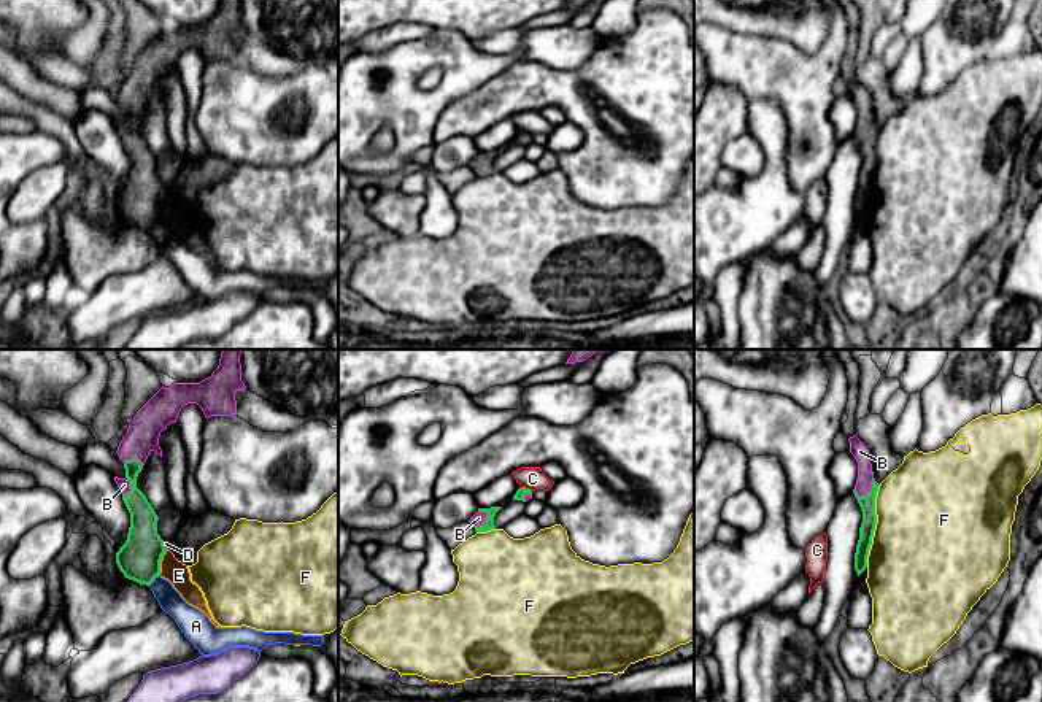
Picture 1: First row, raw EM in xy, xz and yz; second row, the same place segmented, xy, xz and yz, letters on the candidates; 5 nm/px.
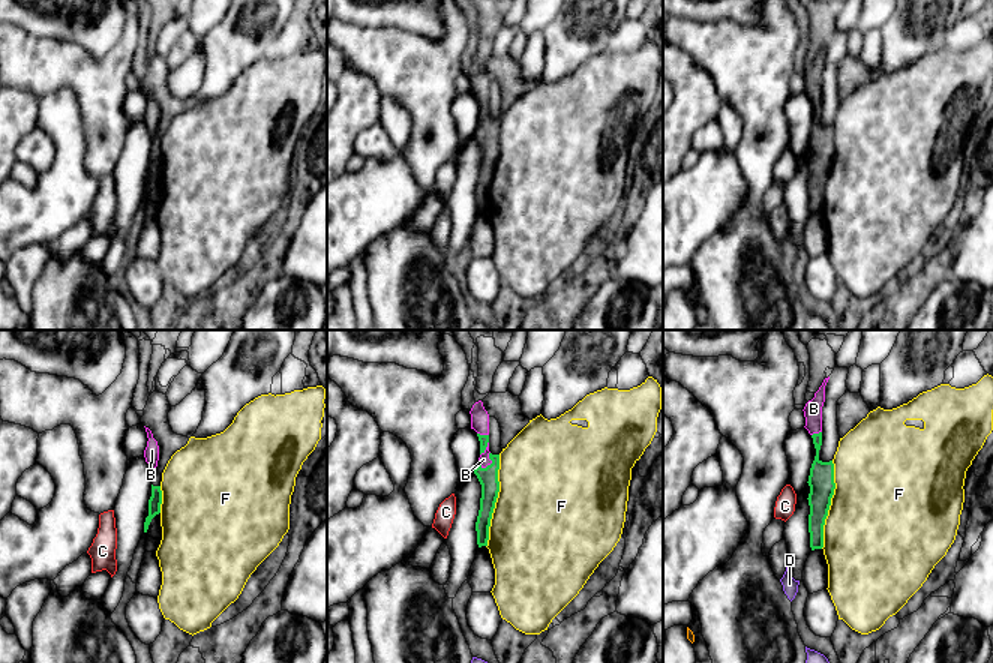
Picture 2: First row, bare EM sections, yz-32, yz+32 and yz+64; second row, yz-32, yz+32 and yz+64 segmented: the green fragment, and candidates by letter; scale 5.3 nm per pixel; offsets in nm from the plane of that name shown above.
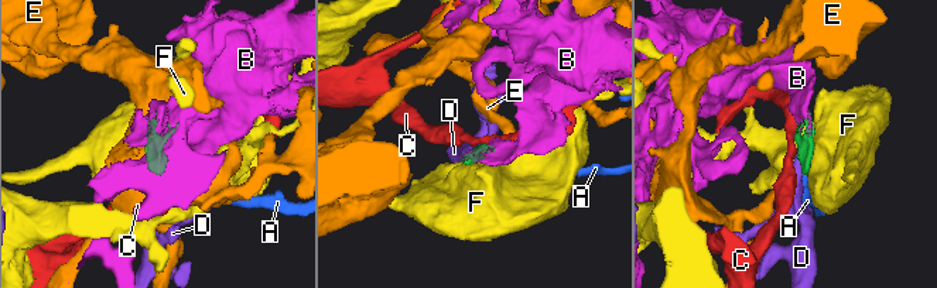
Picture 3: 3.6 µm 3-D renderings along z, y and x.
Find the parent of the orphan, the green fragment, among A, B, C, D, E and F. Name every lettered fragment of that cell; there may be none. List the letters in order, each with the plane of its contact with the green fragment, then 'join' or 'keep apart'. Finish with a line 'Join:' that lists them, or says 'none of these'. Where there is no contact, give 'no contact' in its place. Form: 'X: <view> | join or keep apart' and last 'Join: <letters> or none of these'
A: xy | keep apart
B: yz | join
C: xz | keep apart
D: xy | keep apart
E: xy | keep apart
F: yz | keep apart
Join: B

